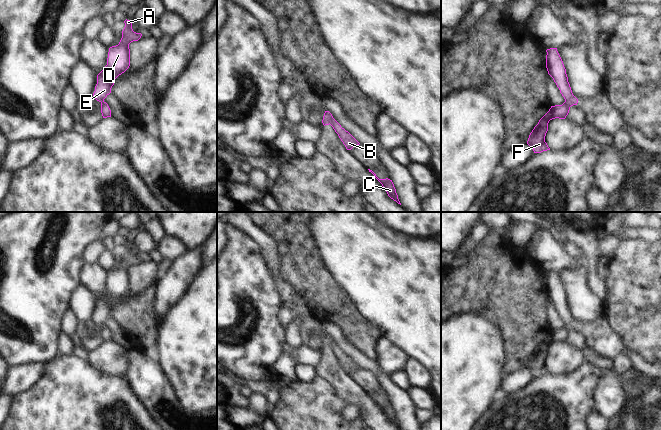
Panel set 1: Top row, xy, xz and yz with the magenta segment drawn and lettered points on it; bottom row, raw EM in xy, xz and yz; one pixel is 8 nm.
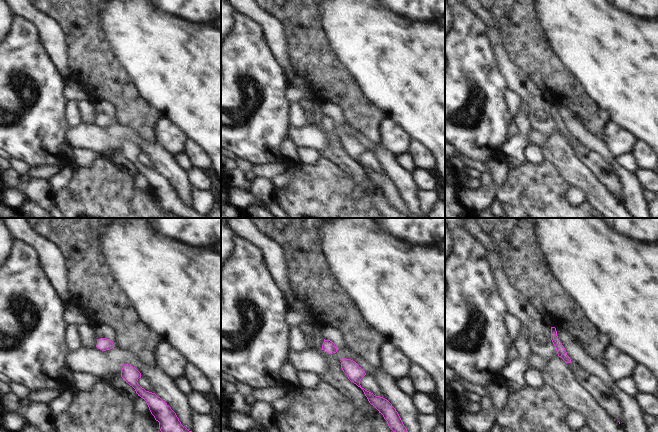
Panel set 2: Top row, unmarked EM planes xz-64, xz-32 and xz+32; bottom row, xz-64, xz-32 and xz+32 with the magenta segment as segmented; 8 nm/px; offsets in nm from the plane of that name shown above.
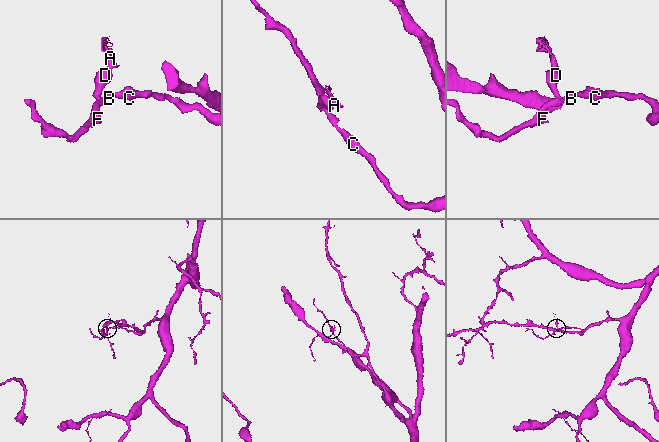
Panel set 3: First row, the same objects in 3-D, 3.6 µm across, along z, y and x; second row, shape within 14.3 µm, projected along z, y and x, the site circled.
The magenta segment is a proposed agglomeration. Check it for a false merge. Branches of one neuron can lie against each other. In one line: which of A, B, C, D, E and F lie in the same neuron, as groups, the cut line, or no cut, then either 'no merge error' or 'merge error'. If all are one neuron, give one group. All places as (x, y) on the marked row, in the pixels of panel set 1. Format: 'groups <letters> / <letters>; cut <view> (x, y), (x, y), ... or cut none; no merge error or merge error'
groups A D E / B C F; cut xz (325, 111), (330, 123); merge error

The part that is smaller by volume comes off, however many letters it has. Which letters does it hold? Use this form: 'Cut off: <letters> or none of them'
Cut off: A, D, E

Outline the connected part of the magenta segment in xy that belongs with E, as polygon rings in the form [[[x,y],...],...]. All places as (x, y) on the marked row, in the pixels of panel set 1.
[[[126,19],[124,23],[125,27],[122,31],[122,38],[119,44],[109,48],[107,65],[97,75],[97,84],[93,96],[101,103],[111,93],[114,80],[130,66],[129,44],[133,41],[138,41],[142,36],[141,33],[133,31],[130,20]]]

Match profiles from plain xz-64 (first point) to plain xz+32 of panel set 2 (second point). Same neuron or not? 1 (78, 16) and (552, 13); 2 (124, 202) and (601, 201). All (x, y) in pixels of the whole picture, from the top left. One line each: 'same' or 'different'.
1: different
2: different

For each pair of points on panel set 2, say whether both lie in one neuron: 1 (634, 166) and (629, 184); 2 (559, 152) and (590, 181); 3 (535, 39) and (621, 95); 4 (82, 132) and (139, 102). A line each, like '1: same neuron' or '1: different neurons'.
1: different neurons
2: same neuron
3: different neurons
4: different neurons

